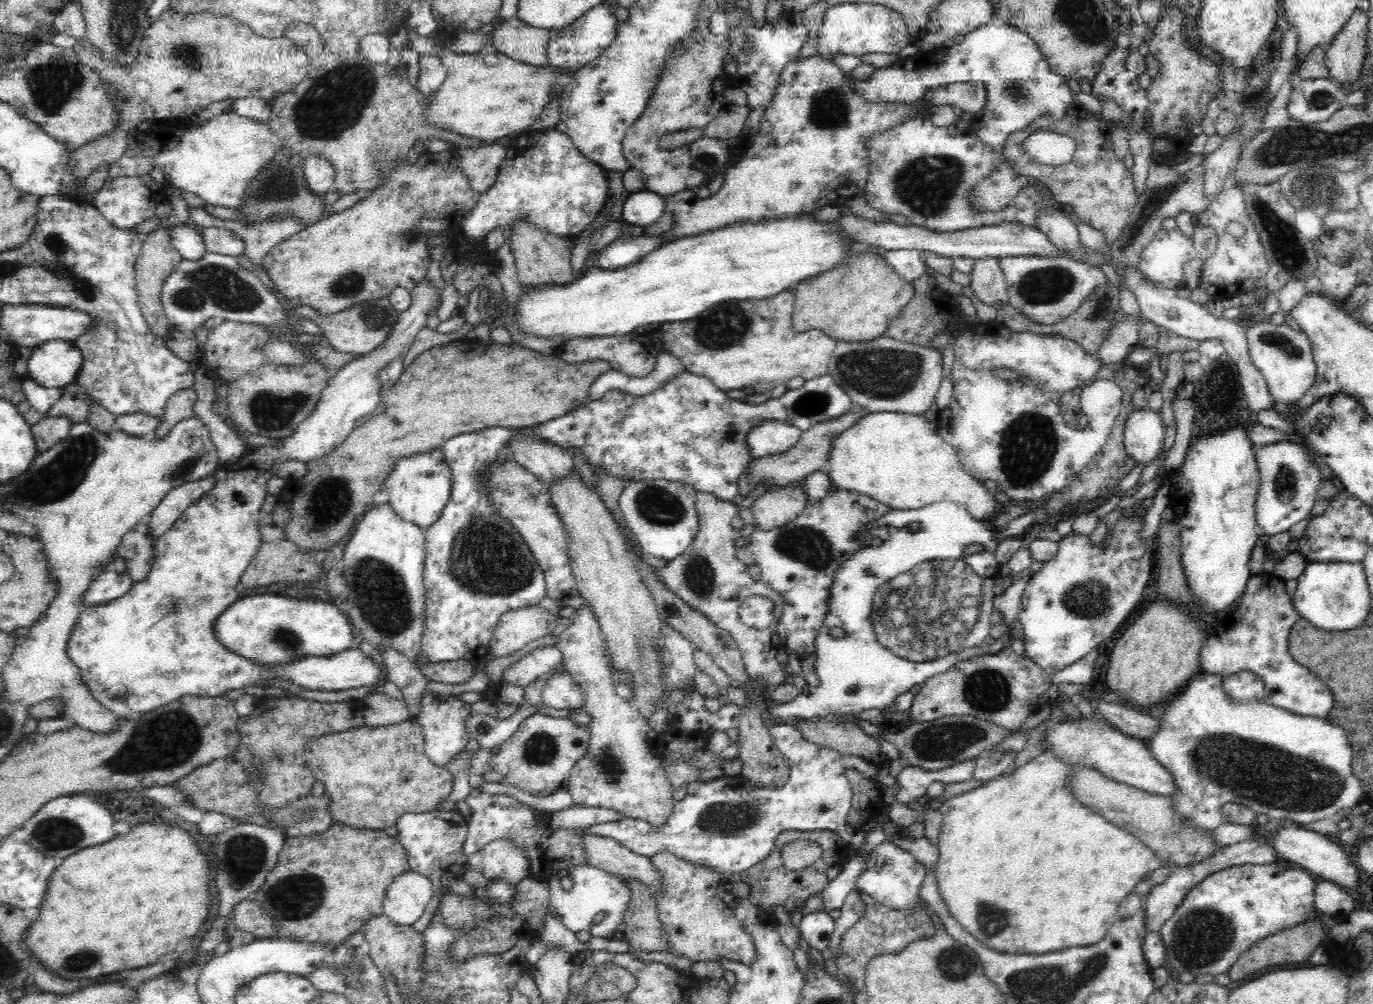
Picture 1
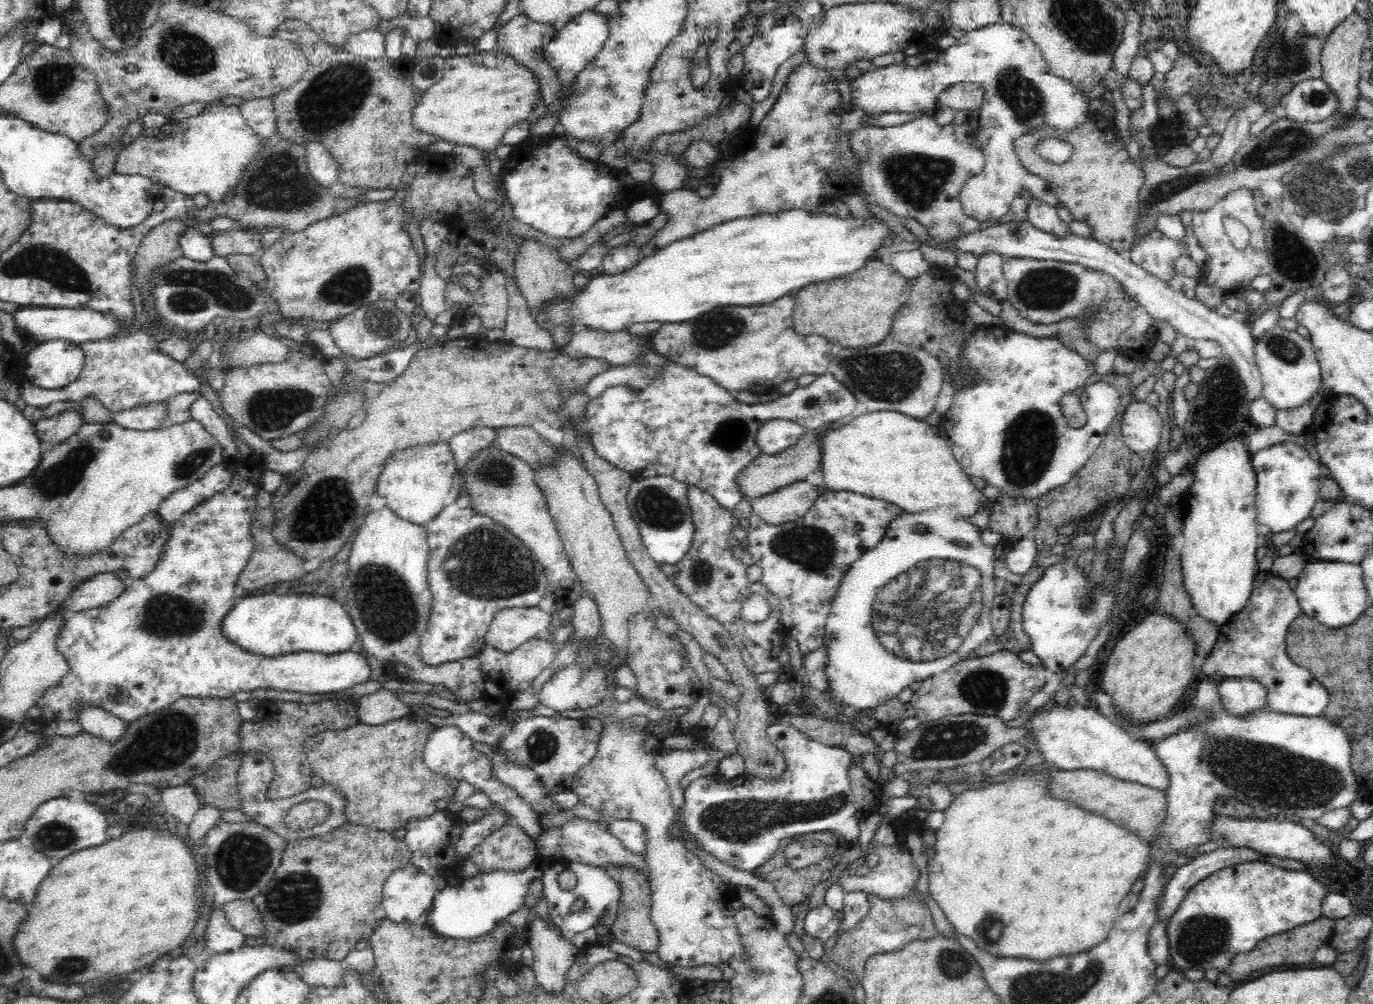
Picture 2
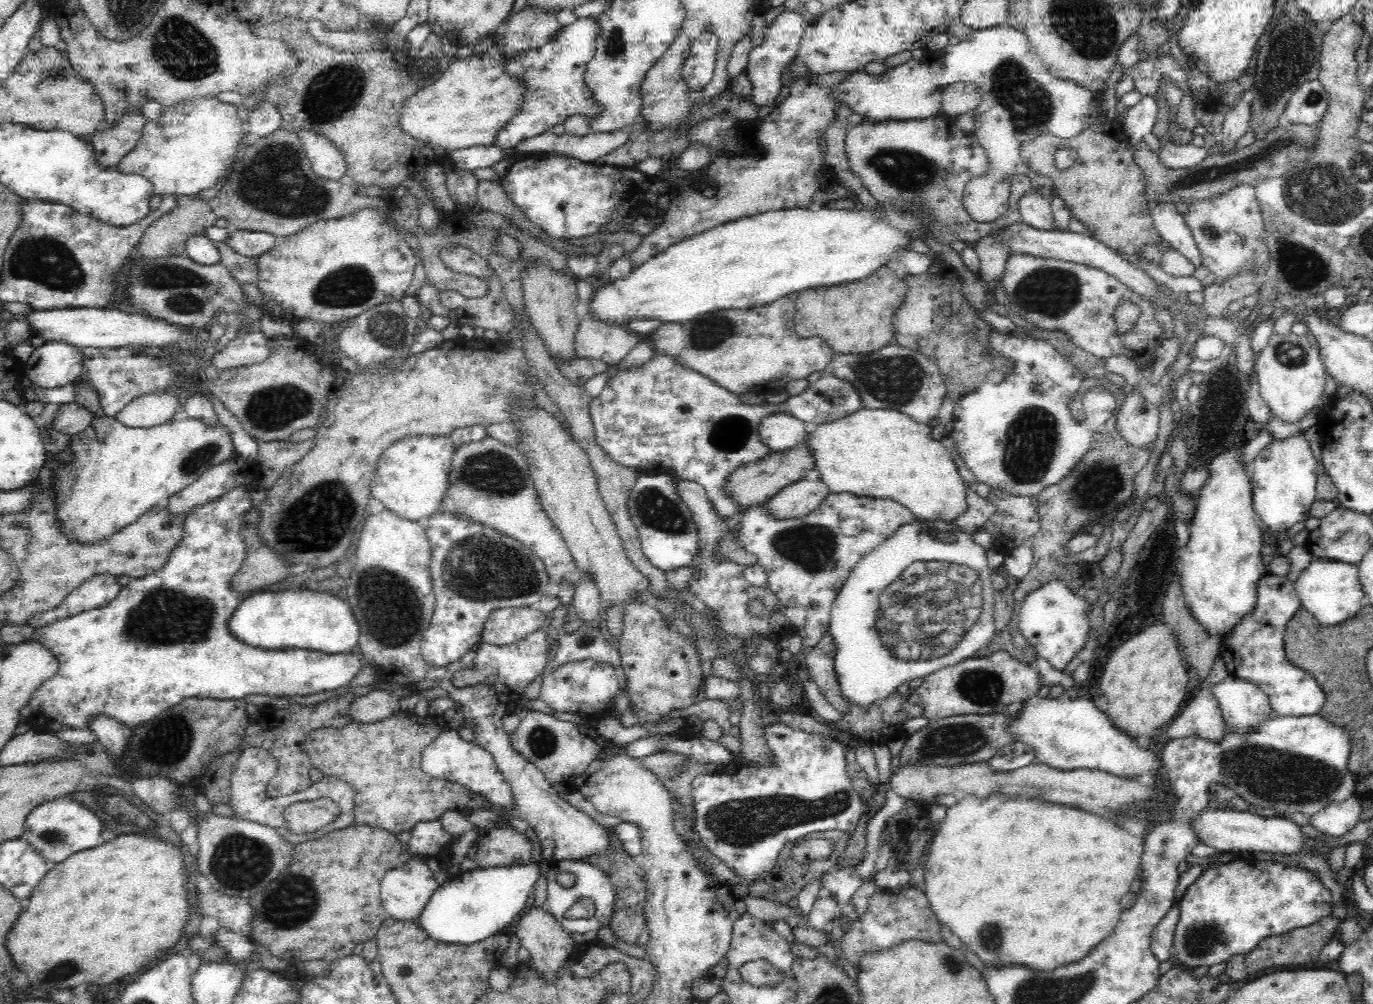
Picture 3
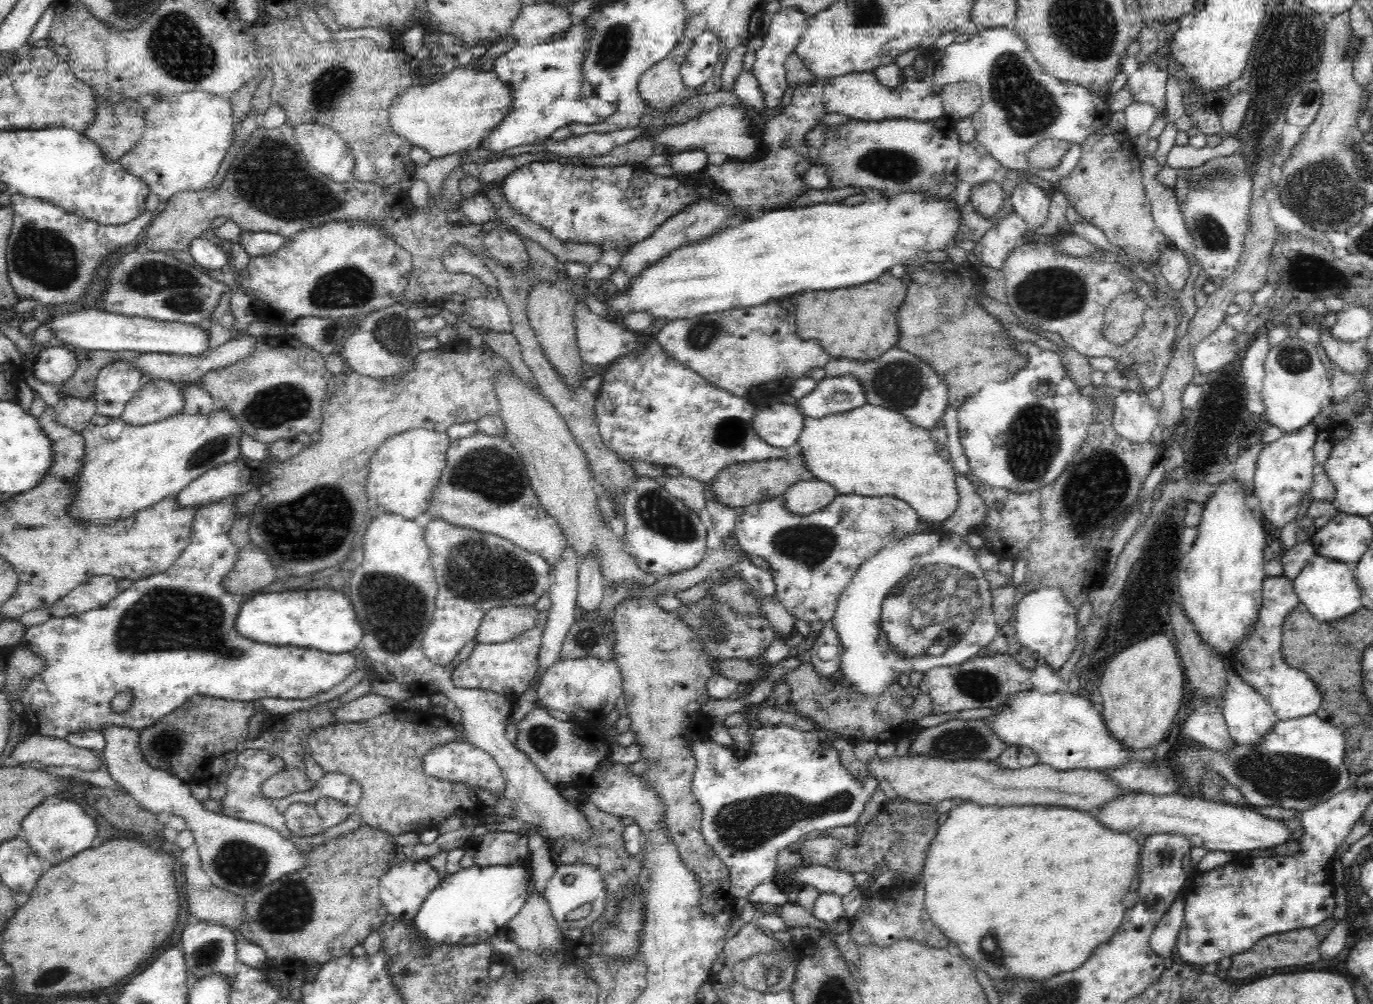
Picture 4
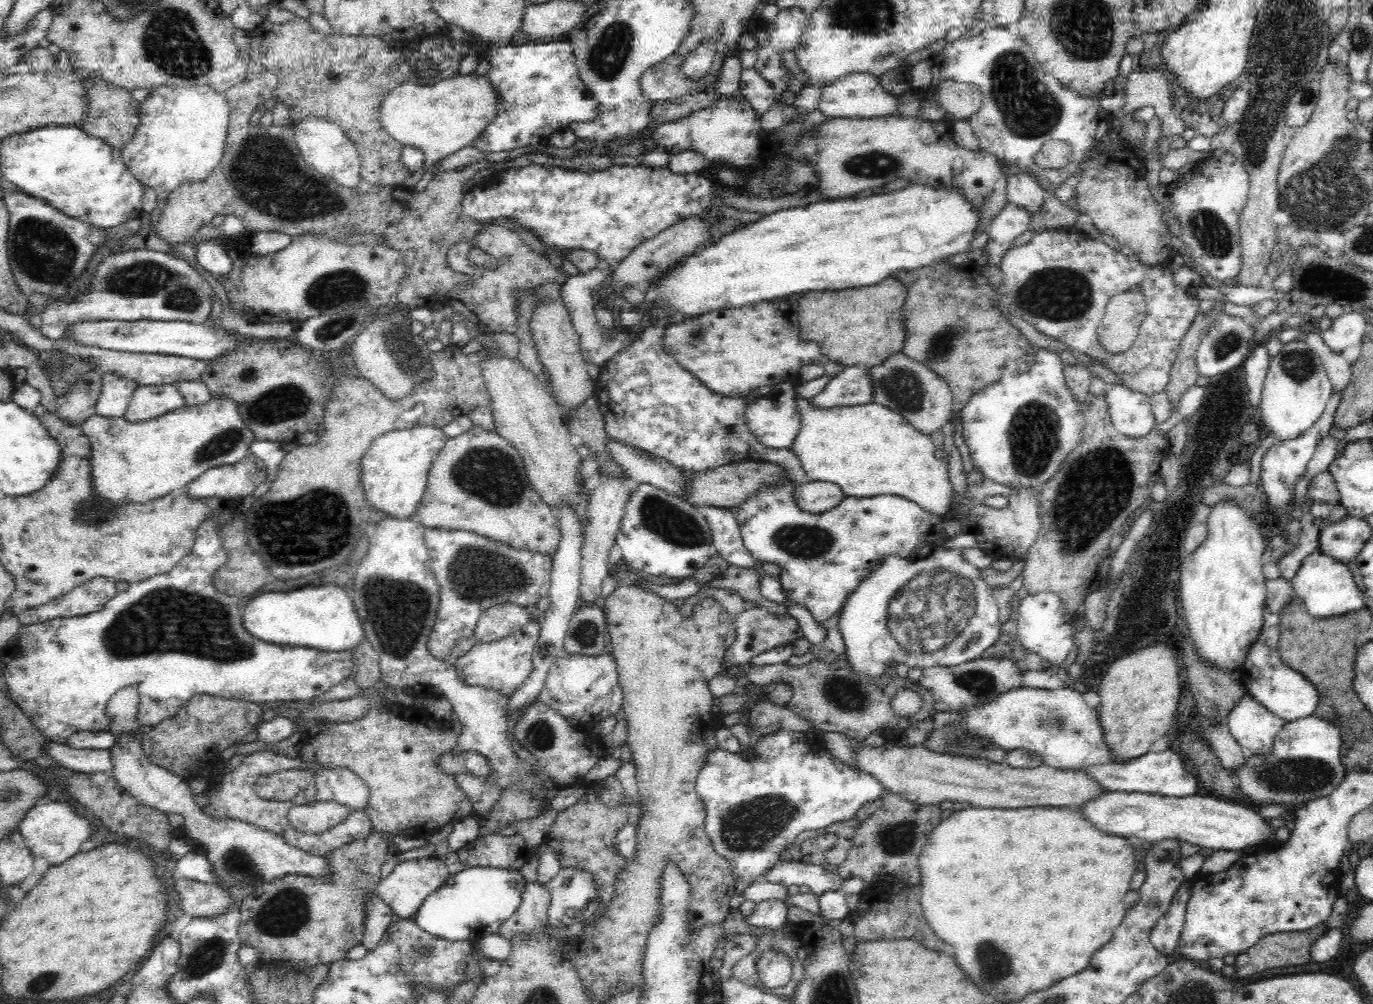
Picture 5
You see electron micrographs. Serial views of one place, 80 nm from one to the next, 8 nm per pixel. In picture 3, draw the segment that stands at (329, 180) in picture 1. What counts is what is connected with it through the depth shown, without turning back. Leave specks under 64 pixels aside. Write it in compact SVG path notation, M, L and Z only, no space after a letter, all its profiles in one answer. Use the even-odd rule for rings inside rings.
M301 130L298 134L312 171L320 178L338 181L346 175L346 159L326 135Z

